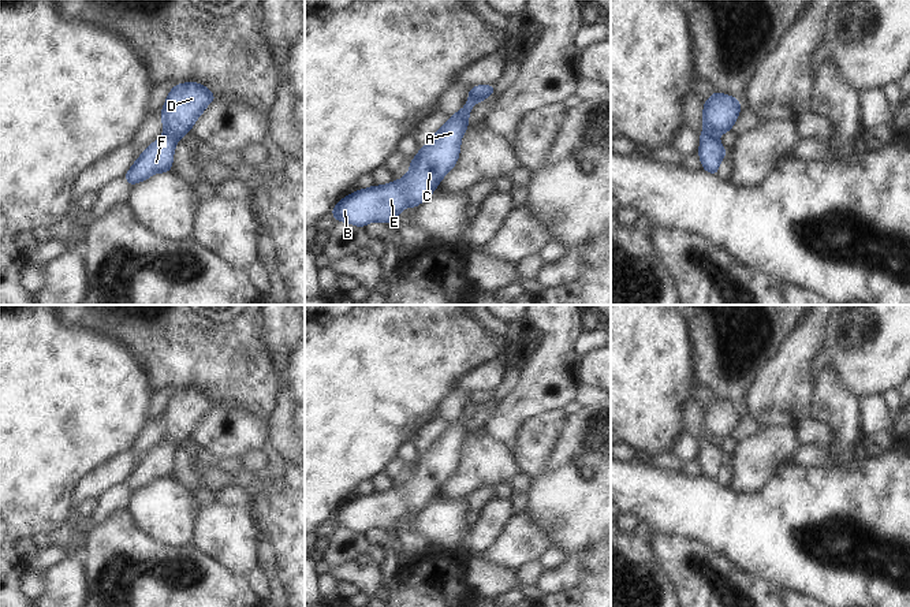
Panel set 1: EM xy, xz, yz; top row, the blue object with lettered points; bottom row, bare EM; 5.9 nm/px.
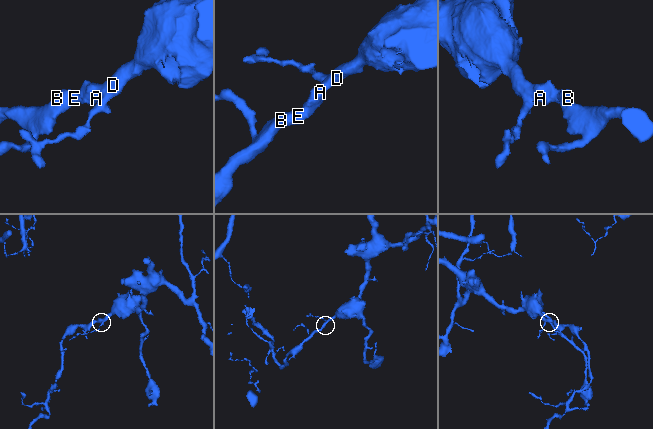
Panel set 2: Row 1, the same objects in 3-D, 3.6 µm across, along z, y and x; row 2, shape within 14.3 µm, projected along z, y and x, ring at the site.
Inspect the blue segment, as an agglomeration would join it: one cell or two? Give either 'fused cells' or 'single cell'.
single cell

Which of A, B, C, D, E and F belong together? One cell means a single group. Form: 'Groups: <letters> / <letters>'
Groups: A B C D E F.

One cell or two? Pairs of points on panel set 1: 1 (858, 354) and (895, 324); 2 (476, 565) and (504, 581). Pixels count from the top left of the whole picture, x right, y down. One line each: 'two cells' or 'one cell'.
1: one cell
2: one cell

